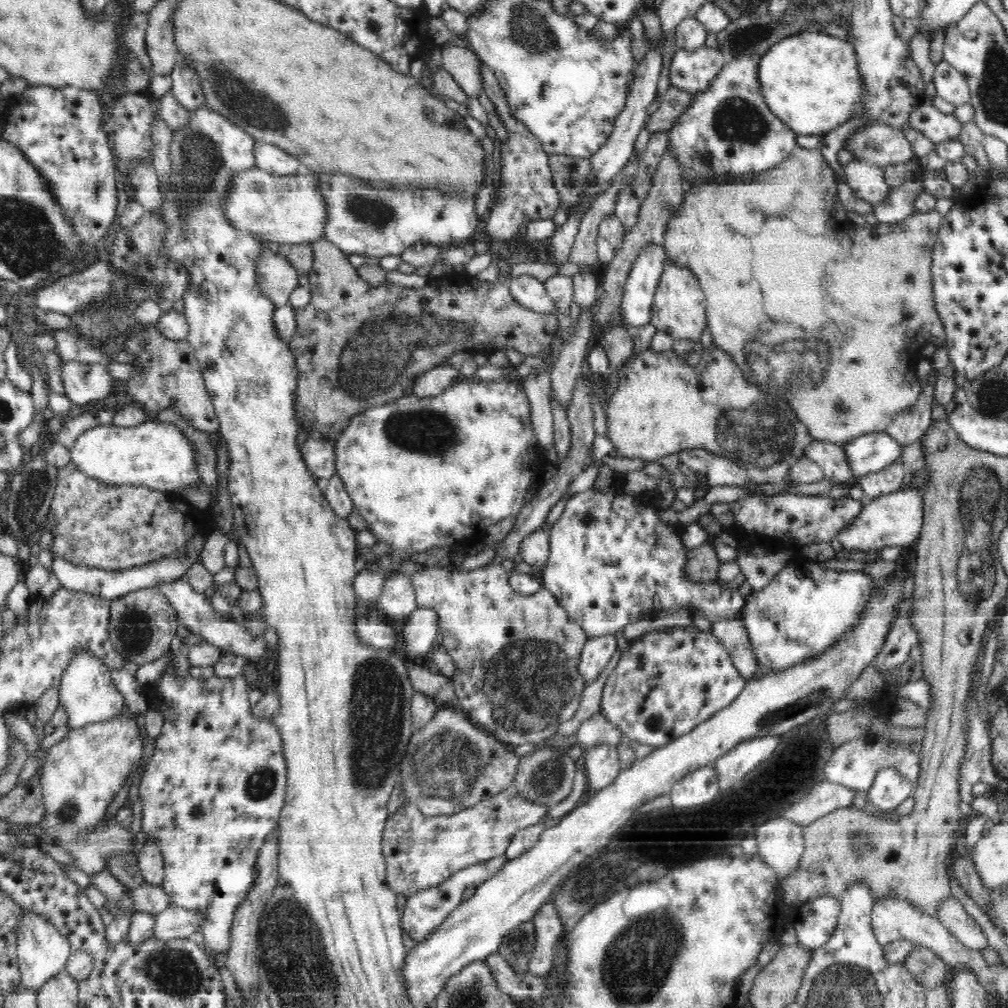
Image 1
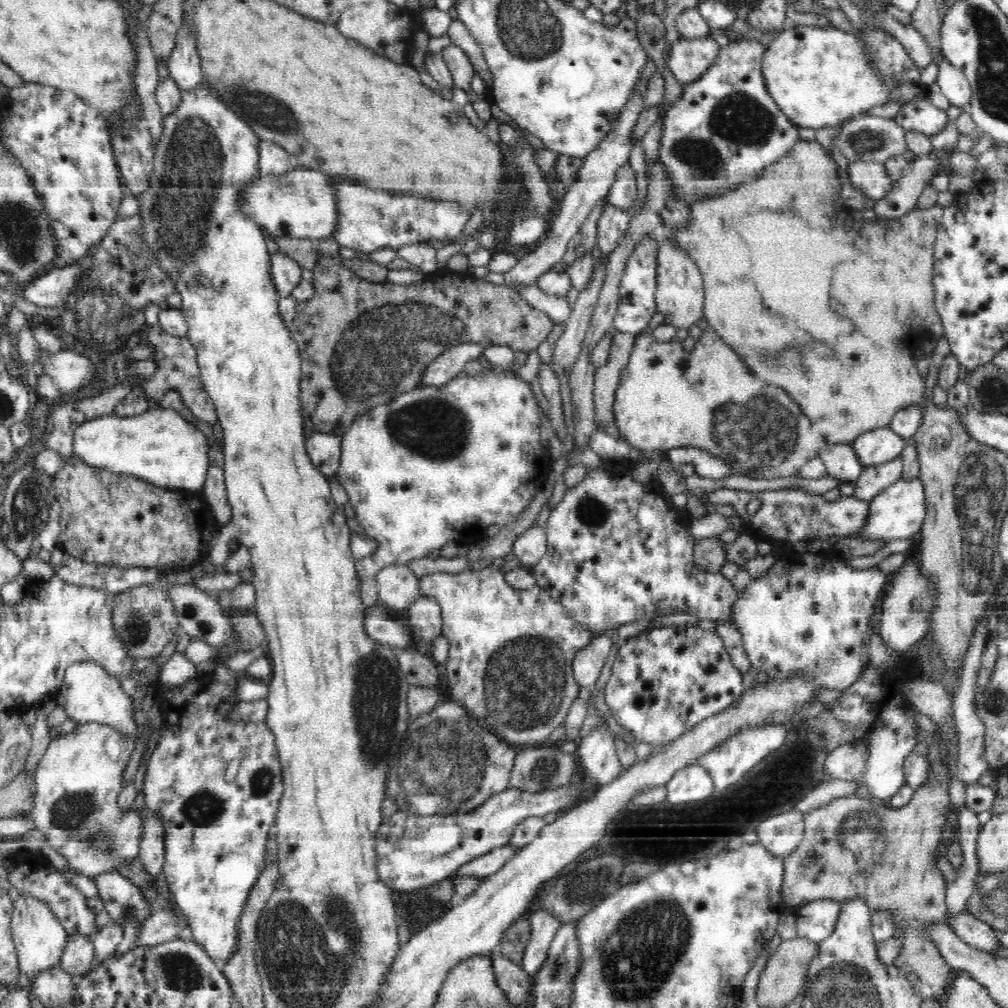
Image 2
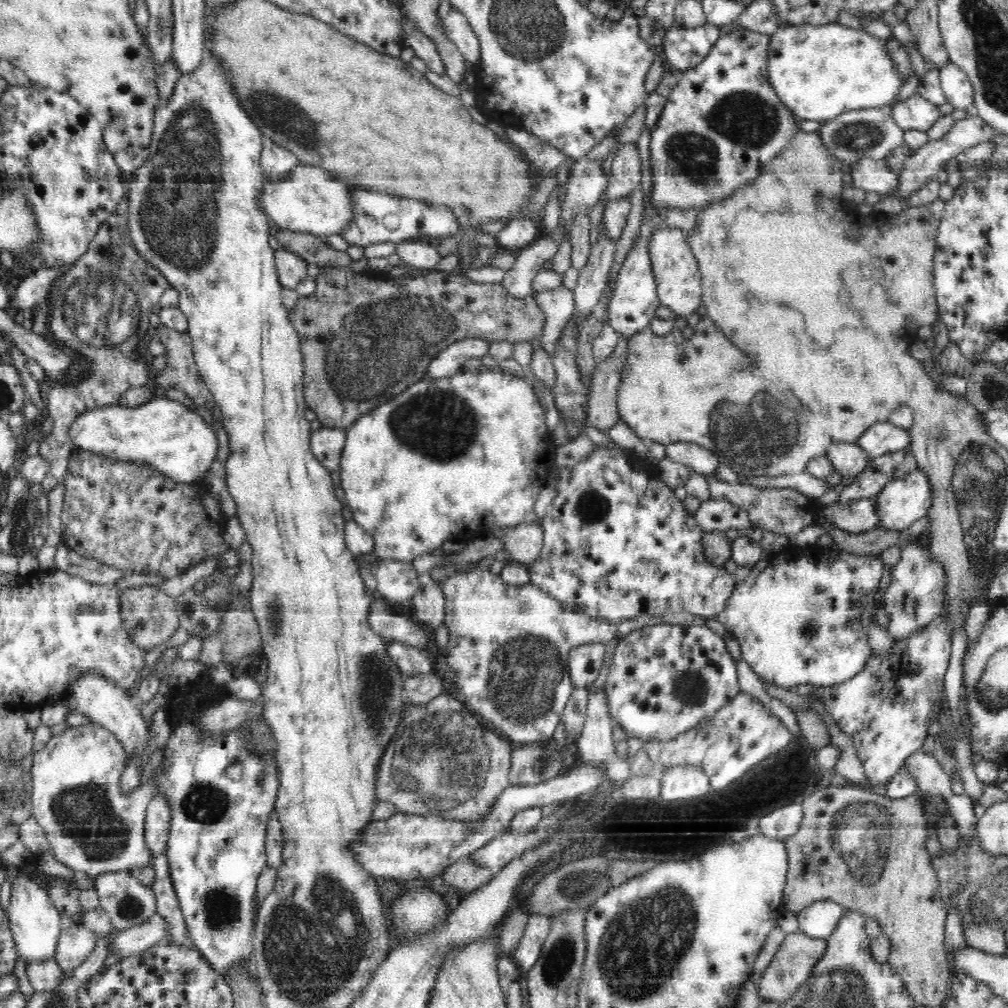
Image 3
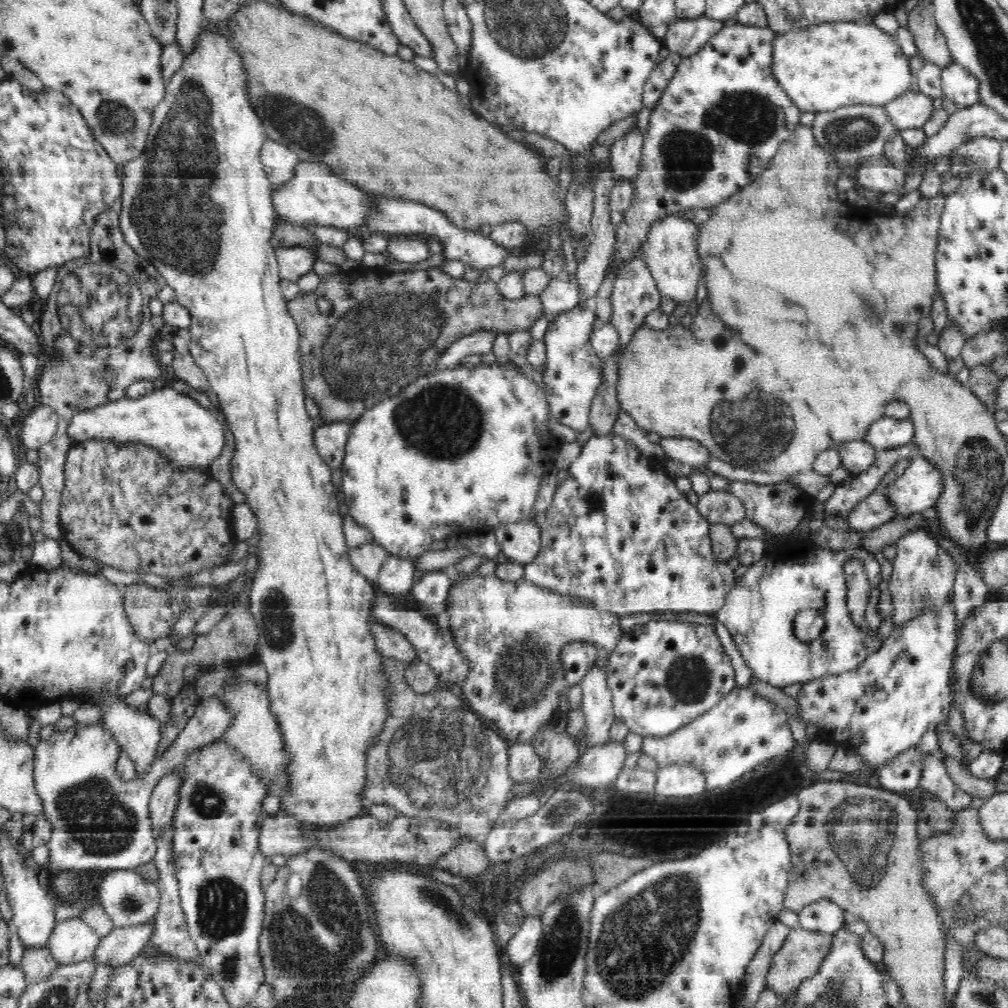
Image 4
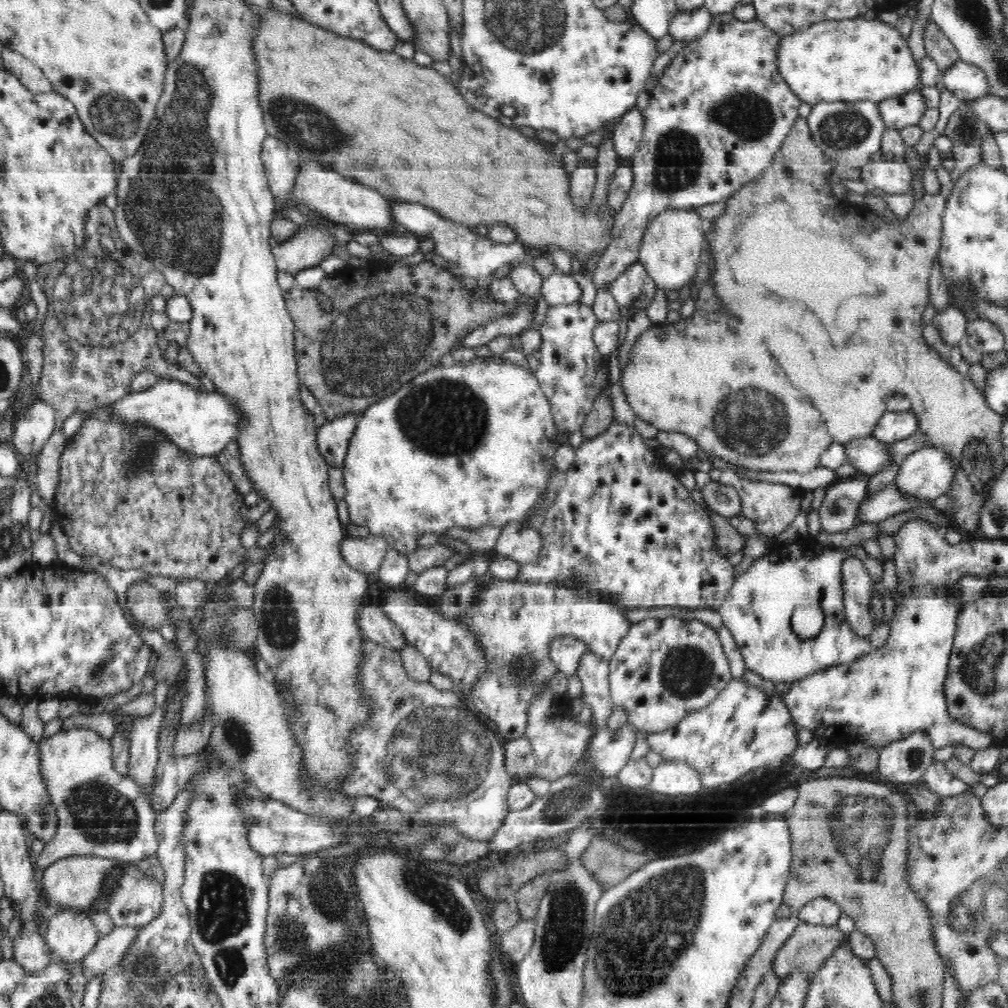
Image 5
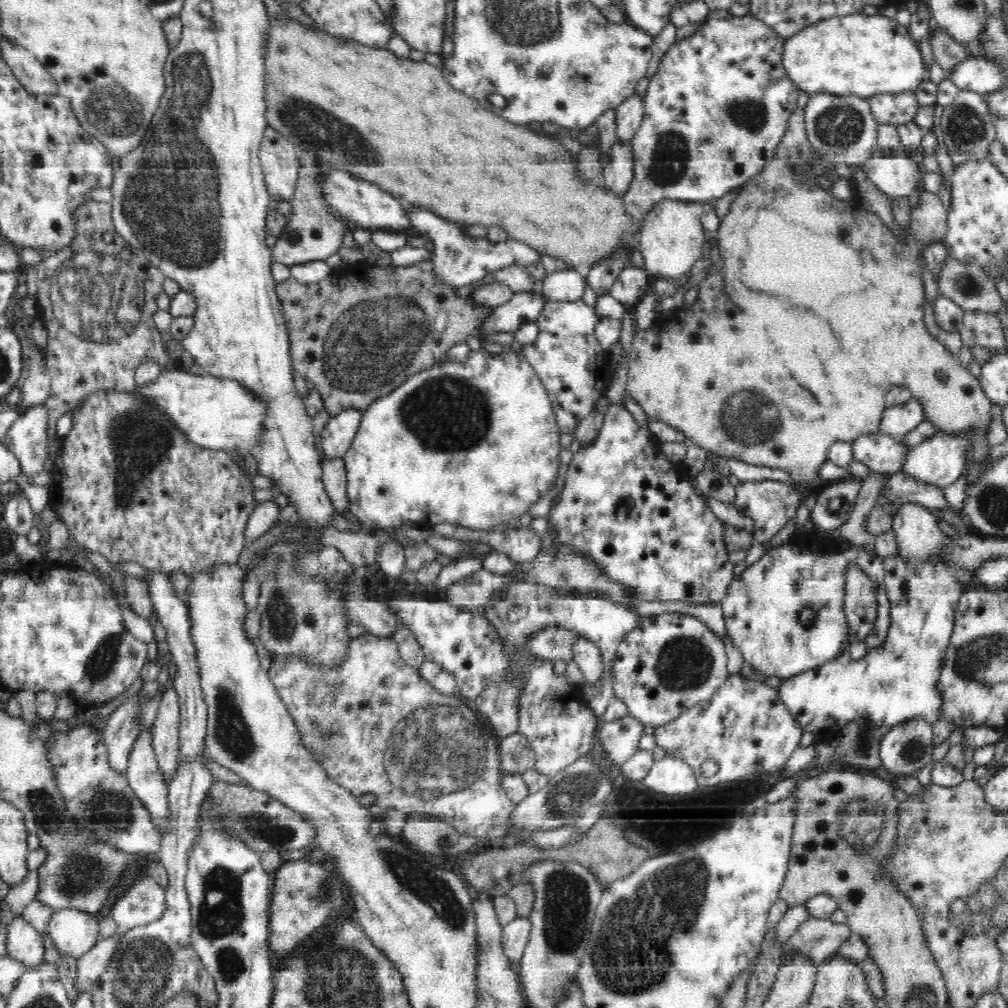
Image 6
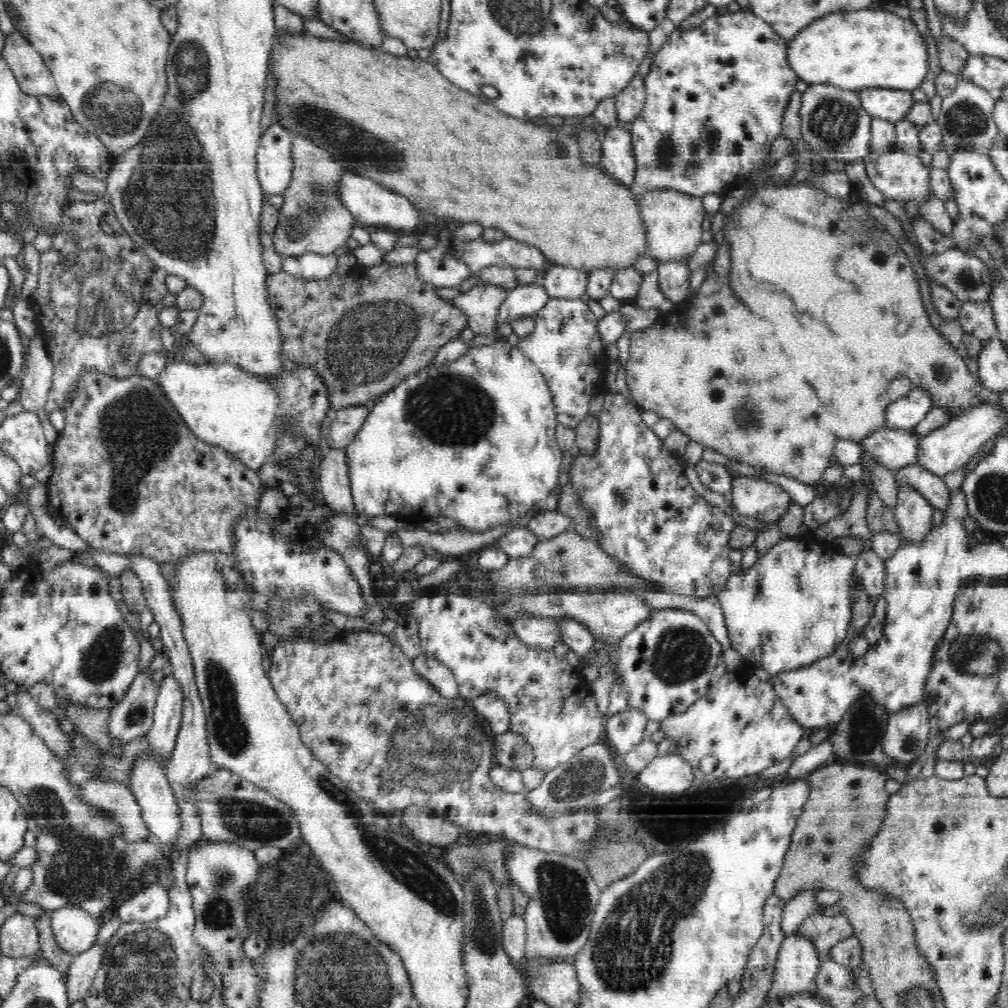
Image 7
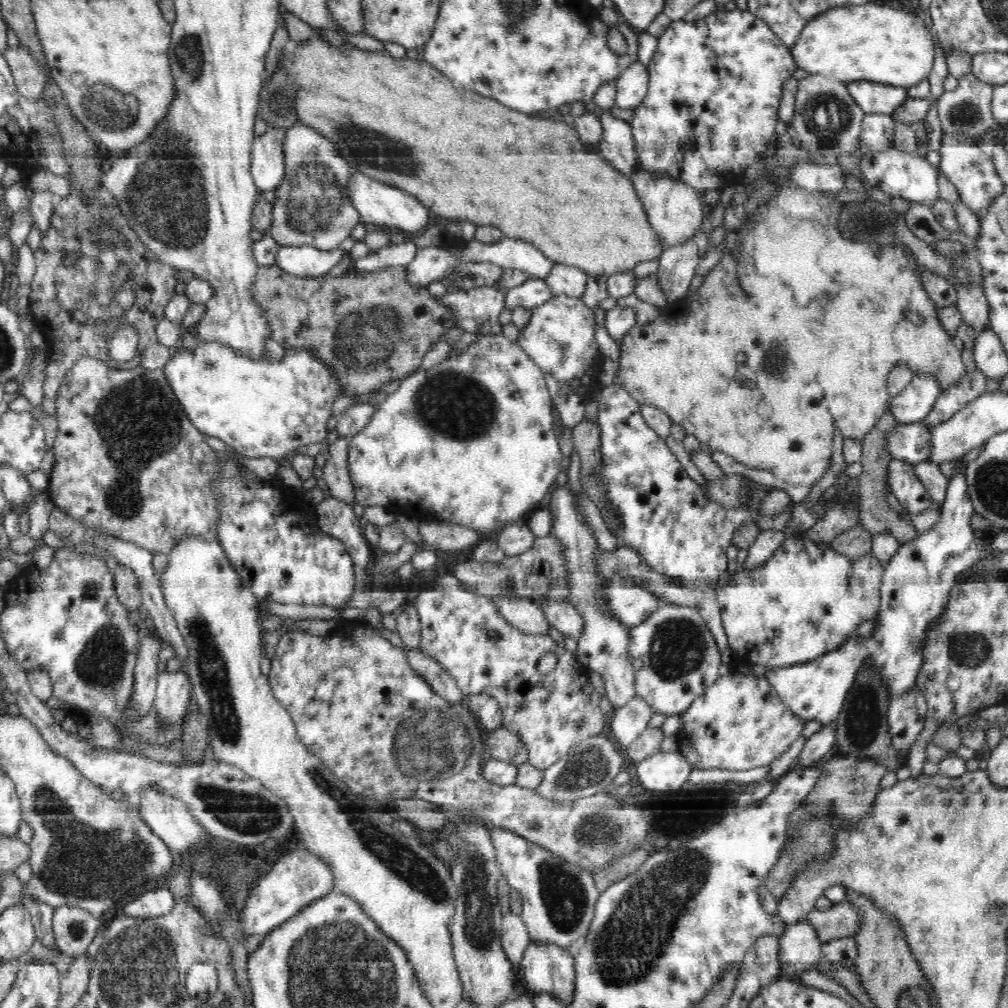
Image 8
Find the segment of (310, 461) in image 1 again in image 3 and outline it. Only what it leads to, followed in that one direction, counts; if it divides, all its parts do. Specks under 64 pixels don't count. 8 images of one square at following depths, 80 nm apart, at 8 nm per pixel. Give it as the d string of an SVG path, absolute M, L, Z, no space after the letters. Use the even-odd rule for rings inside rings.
M321 427L311 432L311 452L330 473L340 469L345 440L346 429L342 428Z

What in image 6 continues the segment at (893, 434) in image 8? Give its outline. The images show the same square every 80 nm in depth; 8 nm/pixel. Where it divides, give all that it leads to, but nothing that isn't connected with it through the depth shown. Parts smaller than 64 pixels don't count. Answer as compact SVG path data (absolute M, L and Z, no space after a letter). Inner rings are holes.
M884 433L862 435L853 440L851 452L854 460L863 462L874 473L898 474L909 452L901 437L890 437Z

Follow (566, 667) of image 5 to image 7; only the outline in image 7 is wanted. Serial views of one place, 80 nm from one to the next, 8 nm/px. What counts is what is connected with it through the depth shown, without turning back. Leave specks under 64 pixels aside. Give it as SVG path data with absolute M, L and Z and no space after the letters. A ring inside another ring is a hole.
M516 618L512 622L512 626L516 636L530 647L538 647L540 649L552 649L556 646L557 640L562 640L561 634L558 632L557 623L551 621L550 618Z

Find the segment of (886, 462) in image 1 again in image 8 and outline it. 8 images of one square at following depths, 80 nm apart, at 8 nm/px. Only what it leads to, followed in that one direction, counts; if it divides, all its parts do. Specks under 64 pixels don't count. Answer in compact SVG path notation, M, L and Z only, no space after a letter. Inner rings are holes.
M914 374L910 382L890 399L894 419L898 424L906 424L926 418L942 393L936 375Z

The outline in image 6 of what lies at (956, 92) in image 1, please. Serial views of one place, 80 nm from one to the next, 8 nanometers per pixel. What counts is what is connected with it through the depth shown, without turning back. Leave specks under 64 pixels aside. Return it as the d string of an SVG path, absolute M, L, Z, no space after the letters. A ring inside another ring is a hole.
M967 57L948 73L948 77L950 81L954 81L958 90L970 89L987 95L1003 88L1003 74L996 65L988 61Z

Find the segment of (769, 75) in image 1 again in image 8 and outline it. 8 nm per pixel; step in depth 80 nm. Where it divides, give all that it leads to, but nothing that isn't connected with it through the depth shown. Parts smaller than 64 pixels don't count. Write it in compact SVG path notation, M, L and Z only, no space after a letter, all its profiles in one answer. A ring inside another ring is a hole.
M870 2L869 5L844 6L844 8L834 8L828 10L826 13L822 13L819 17L815 17L813 21L809 23L802 30L799 38L794 42L791 48L791 57L798 68L805 70L808 76L824 76L834 77L835 80L842 82L842 84L857 84L858 82L872 82L882 85L894 85L909 88L922 82L925 78L928 78L933 68L934 54L936 52L936 46L934 45L933 34L930 34L931 30L928 30L928 26L924 24L923 18L917 16L912 12L907 12L906 6L902 9L892 8L889 4L878 4Z

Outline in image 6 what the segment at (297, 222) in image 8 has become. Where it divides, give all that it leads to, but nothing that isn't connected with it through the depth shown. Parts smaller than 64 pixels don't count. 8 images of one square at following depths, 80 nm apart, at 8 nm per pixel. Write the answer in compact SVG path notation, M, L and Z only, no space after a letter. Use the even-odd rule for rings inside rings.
M296 150L299 159L299 171L294 194L289 198L292 213L287 218L280 236L277 236L273 247L273 262L286 266L287 269L294 264L304 264L310 260L325 260L335 252L339 252L343 245L344 232L348 228L346 222L328 213L326 205L319 200L317 182L314 180L313 171L322 164L316 159L312 150Z

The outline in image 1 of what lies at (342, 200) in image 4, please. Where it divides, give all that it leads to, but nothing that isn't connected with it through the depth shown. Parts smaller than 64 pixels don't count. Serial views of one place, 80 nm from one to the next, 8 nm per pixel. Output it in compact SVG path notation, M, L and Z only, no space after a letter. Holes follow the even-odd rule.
M256 167L238 172L228 186L224 211L234 227L278 245L311 244L322 239L327 218L326 201L318 192L314 174L305 170L284 177Z

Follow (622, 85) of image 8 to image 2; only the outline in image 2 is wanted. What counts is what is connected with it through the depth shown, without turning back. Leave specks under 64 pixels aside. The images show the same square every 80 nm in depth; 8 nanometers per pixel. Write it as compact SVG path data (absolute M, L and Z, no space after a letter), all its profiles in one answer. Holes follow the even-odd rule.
M626 161L616 171L616 174L616 178L605 196L605 201L608 205L616 206L633 214L633 204L638 194L636 172L634 172L630 163Z

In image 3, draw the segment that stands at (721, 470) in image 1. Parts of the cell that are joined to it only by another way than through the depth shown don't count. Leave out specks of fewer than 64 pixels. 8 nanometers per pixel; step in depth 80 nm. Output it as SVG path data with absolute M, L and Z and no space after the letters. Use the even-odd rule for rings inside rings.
M673 442L665 446L665 454L703 476L715 475L720 465L717 456L712 451L694 443Z

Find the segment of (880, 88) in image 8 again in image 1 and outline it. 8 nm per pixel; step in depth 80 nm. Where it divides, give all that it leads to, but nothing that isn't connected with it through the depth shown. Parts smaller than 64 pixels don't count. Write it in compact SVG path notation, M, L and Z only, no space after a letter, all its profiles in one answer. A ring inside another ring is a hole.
M925 102L918 105L908 117L907 128L922 132L935 146L958 141L962 123L953 114L945 114Z

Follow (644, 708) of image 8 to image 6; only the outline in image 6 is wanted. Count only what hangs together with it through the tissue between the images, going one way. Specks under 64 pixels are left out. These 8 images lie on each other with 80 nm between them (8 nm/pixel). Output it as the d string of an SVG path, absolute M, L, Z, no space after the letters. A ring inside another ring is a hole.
M626 713L621 720L601 722L596 734L596 747L610 756L614 764L624 764L639 750L638 741L644 734L644 725Z

